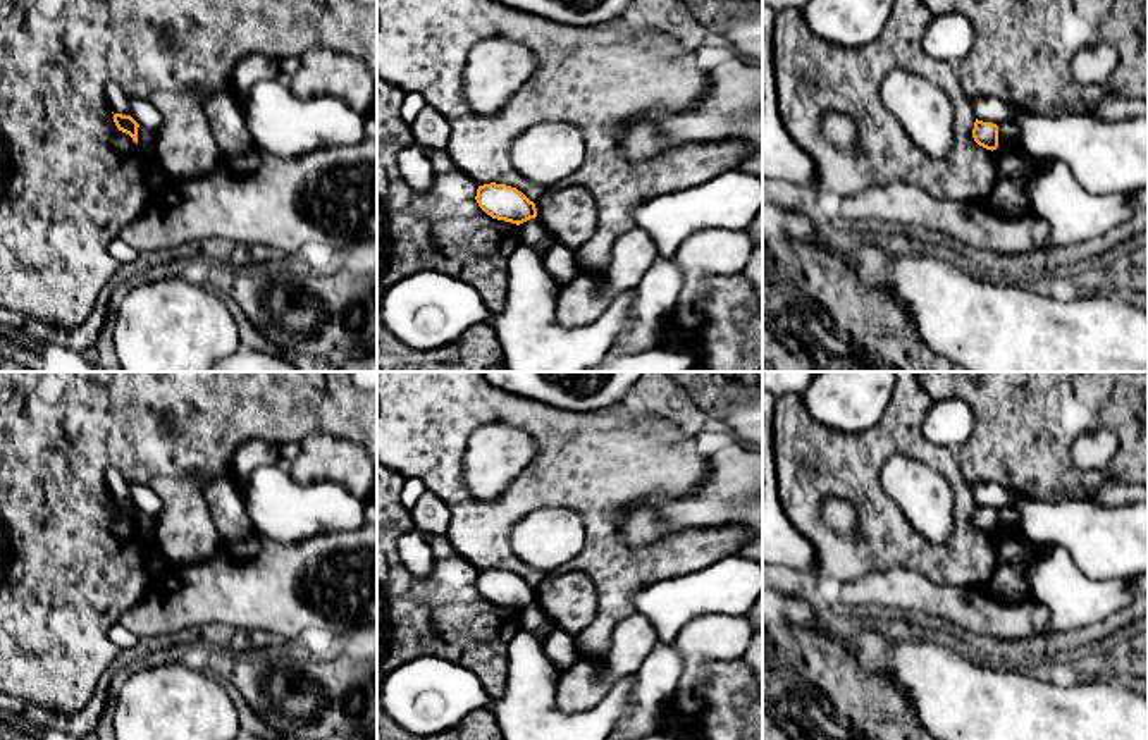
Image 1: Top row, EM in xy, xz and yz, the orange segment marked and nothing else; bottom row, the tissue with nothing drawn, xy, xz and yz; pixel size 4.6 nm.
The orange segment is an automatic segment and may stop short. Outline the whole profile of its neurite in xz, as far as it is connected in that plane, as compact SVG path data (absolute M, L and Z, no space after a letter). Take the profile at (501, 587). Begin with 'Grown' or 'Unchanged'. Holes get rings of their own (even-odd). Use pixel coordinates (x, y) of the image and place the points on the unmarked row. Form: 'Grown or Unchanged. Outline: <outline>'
Unchanged. Outline: M506 570L478 571L475 585L487 601L497 606L520 611L537 602L535 589L516 573Z

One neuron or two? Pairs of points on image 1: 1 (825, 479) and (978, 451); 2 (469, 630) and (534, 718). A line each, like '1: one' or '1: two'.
1: two
2: two

